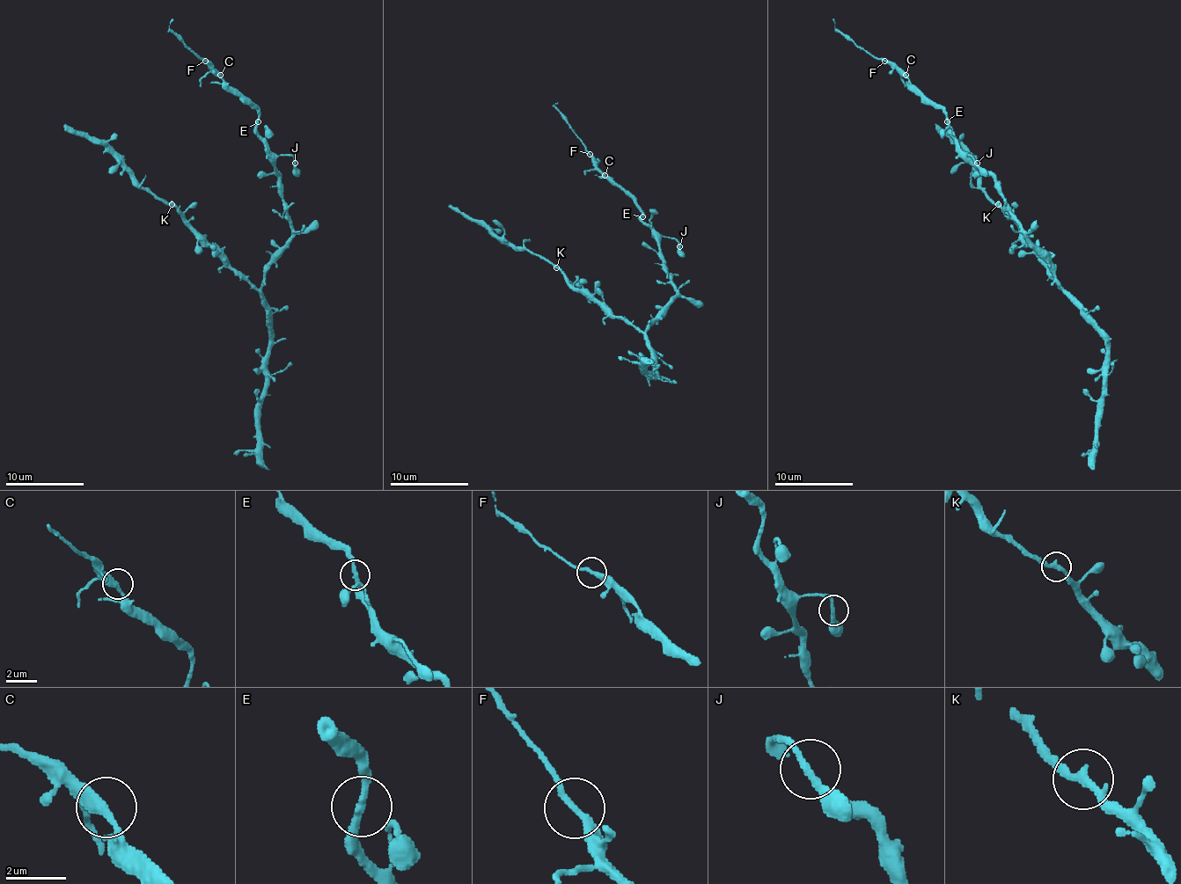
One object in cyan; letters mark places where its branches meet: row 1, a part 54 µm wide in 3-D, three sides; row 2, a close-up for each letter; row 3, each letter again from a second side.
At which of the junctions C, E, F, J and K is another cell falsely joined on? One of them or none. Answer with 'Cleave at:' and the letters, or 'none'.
Cleave at: none

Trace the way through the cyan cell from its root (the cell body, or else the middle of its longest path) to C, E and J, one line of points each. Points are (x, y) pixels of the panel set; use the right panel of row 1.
C: (1033, 243), (1010, 209), (1001, 184), (959, 147), (949, 129), (947, 115), (935, 107), (910, 82), (905, 75)
E: (1033, 243), (1010, 209), (1001, 184), (959, 147), (947, 121)
J: (1033, 243), (1010, 209), (1001, 184), (990, 174), (985, 174), (967, 155), (977, 163)

